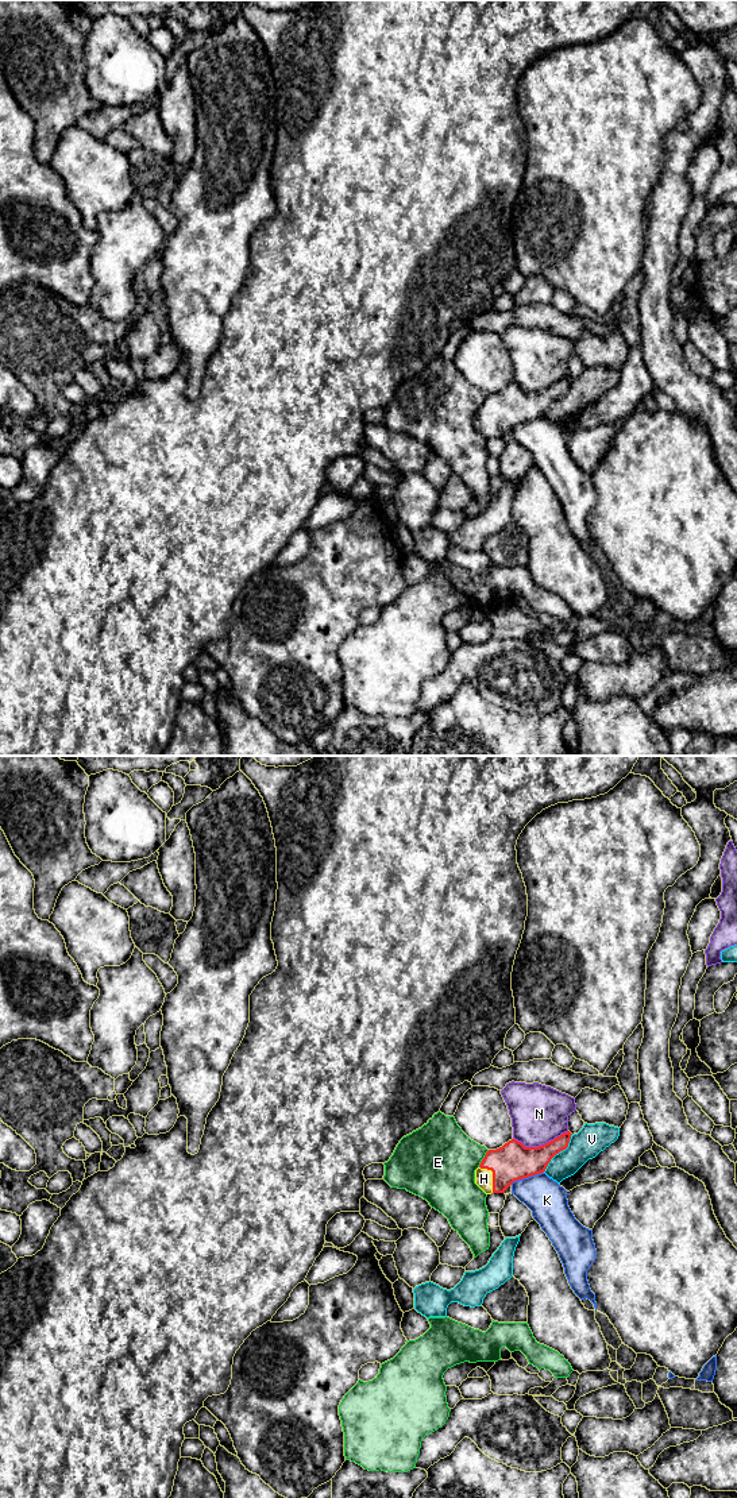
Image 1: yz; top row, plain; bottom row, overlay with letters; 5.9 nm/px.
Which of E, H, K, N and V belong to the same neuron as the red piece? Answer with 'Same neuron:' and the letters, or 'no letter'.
Same neuron: H

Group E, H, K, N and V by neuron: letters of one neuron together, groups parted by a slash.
E / H / K / N / V

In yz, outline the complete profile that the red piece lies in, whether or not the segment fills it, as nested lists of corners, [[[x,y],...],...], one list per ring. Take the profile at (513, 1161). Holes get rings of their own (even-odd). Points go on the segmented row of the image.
[[[567,1131],[539,1147],[525,1147],[512,1139],[497,1150],[489,1150],[475,1170],[475,1184],[486,1194],[505,1193],[514,1181],[544,1173],[551,1159],[568,1147],[571,1135]]]

